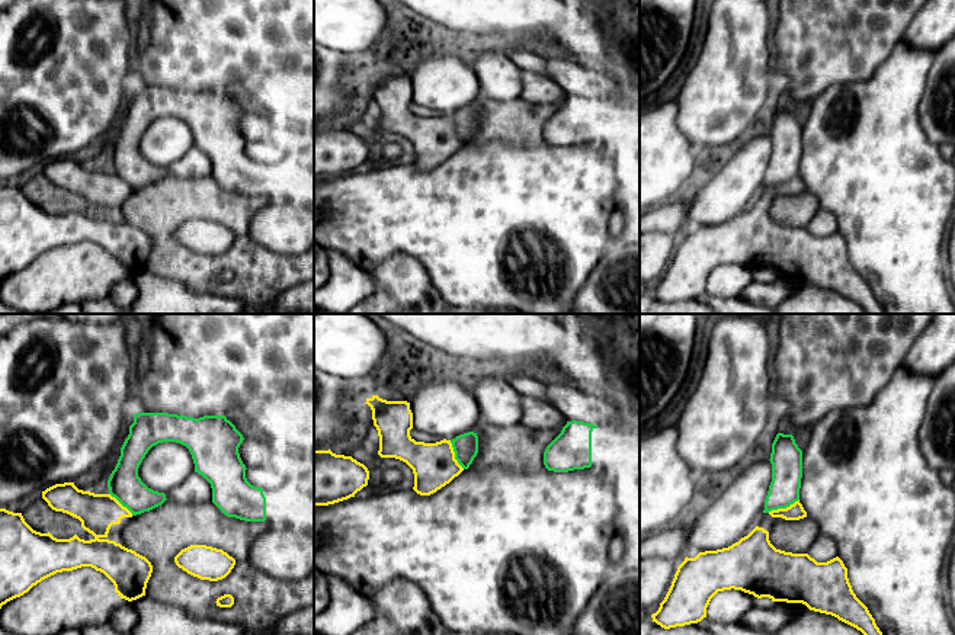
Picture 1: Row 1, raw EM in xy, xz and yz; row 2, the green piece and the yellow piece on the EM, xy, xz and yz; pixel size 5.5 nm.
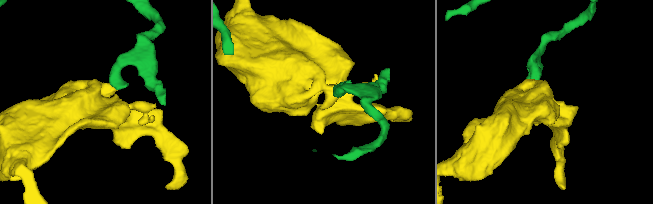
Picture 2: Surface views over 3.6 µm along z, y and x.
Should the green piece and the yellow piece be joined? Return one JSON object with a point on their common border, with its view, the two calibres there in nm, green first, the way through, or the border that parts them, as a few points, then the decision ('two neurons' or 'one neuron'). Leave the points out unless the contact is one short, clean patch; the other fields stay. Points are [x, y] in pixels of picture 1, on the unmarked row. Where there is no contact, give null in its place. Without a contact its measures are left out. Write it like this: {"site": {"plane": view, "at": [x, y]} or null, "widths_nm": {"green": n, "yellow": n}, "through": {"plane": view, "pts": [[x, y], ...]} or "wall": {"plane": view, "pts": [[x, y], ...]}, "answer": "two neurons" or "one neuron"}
{"site": {"plane": "yz", "at": [782, 182]}, "widths_nm": {"green": 180, "yellow": 90}, "through": {"plane": "yz", "pts": [[787, 137], [782, 182], [795, 186]]}, "answer": "one neuron"}

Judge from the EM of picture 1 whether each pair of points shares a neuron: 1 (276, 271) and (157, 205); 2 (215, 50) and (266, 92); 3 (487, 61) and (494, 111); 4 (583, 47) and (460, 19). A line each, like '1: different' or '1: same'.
1: same
2: different
3: different
4: same

